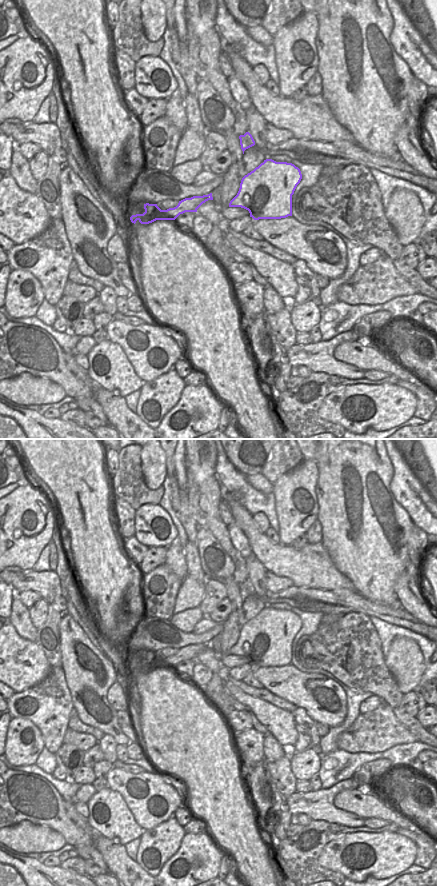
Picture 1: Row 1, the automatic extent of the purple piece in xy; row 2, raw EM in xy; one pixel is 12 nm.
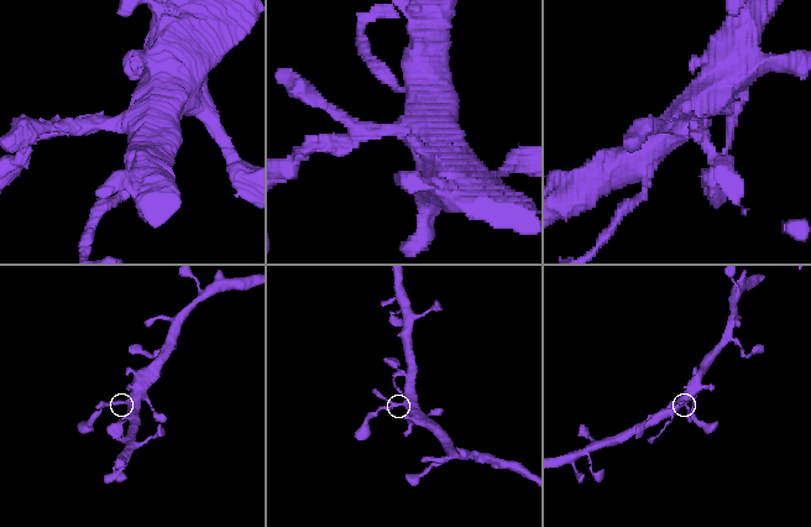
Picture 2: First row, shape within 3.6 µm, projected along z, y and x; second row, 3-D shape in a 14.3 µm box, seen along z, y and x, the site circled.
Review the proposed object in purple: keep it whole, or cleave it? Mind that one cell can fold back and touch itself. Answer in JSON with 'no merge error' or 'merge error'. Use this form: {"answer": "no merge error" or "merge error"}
{"answer": "no merge error"}

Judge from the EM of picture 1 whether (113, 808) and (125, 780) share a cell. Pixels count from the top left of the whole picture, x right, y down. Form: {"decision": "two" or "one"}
{"decision": "two"}

